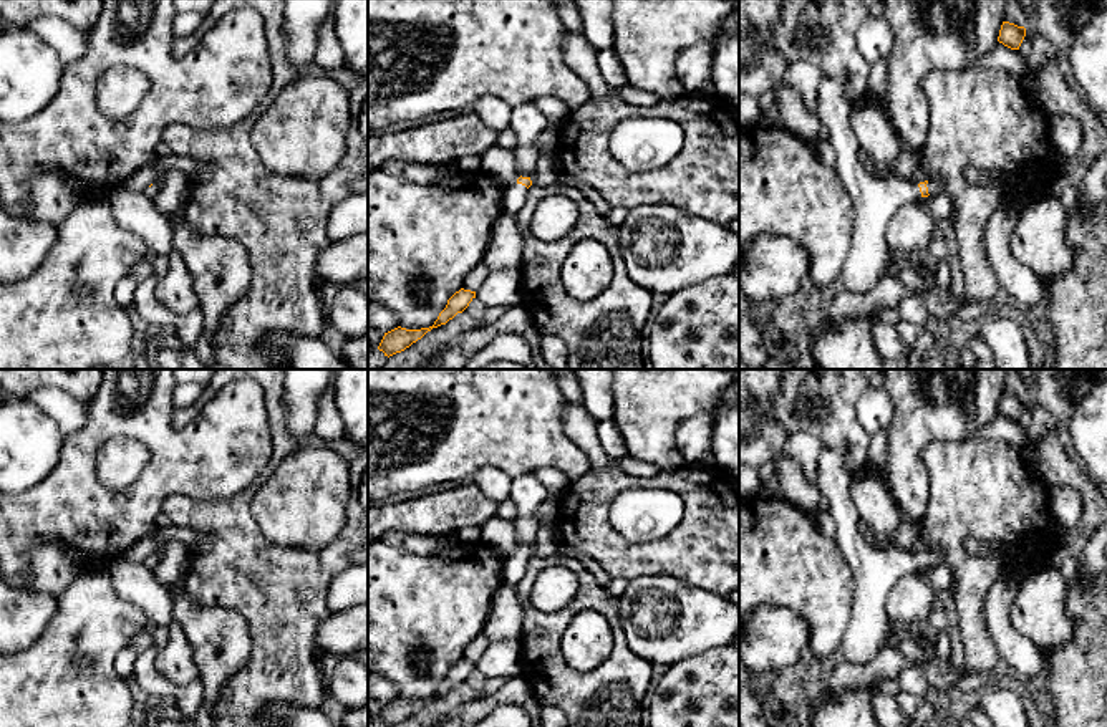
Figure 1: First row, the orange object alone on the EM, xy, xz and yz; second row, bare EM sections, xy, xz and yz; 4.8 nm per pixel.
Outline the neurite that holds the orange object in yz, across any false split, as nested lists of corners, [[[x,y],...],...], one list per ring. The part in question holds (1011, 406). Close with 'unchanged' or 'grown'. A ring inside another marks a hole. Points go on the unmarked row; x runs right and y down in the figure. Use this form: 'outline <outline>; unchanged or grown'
outline [[[1003,392],[998,412],[1011,421],[1019,421],[1024,407],[1026,407],[1024,397],[1018,397],[1014,394]]]; unchanged

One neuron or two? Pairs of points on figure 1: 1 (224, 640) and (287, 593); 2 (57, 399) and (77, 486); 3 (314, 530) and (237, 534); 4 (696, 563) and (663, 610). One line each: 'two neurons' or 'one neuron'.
1: two neurons
2: two neurons
3: two neurons
4: two neurons

